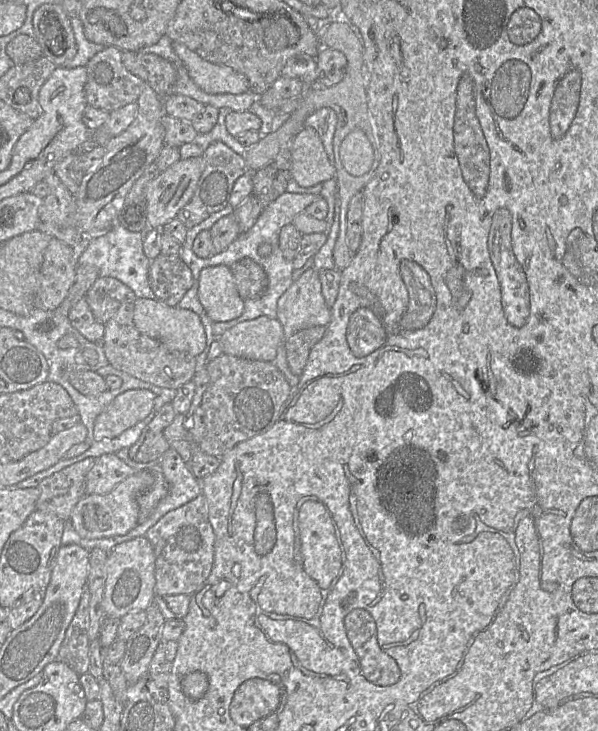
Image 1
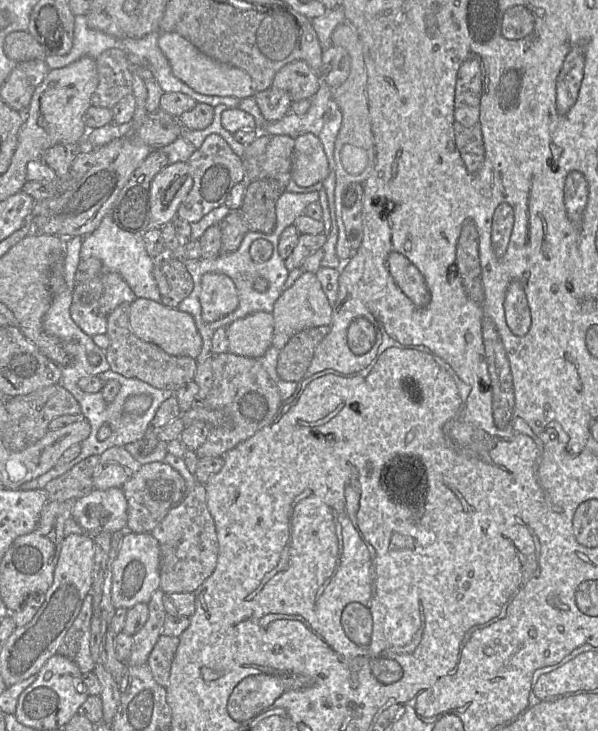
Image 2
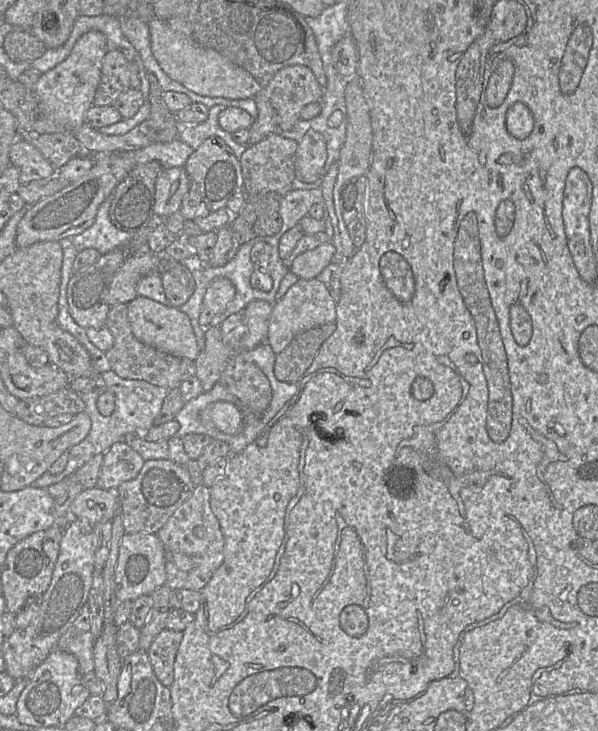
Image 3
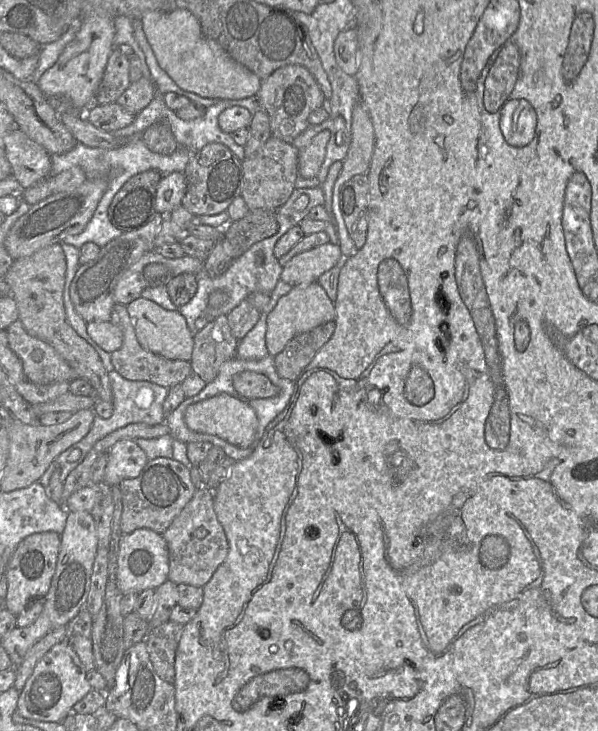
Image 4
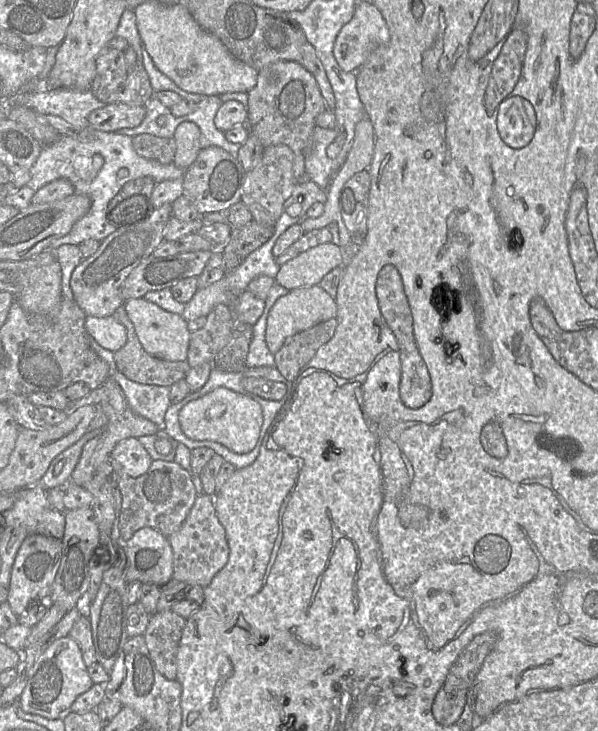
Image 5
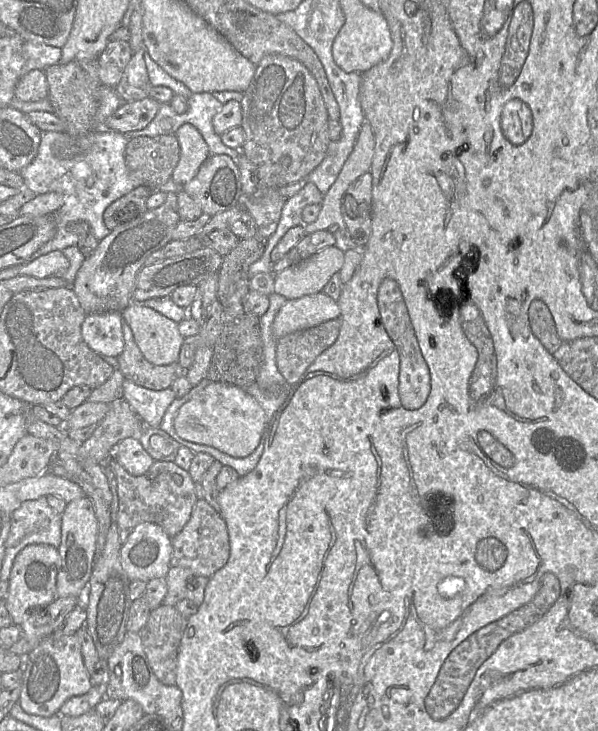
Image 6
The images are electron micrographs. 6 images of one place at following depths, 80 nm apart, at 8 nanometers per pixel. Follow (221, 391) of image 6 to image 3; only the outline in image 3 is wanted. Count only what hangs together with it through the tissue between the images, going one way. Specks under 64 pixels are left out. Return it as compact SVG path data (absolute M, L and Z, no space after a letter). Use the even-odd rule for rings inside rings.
M231 402L210 403L201 411L200 416L203 423L213 424L228 435L236 435L243 428L243 412Z

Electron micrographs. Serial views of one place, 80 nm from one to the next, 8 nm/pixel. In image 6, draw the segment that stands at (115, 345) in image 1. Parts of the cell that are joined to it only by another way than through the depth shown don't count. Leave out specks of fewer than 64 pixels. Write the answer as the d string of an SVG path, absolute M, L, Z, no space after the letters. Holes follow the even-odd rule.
M123 321L124 350L117 357L119 370L125 379L135 384L151 389L164 390L180 376L186 375L188 369L178 363L169 365L154 365L147 361L137 346L133 332Z

